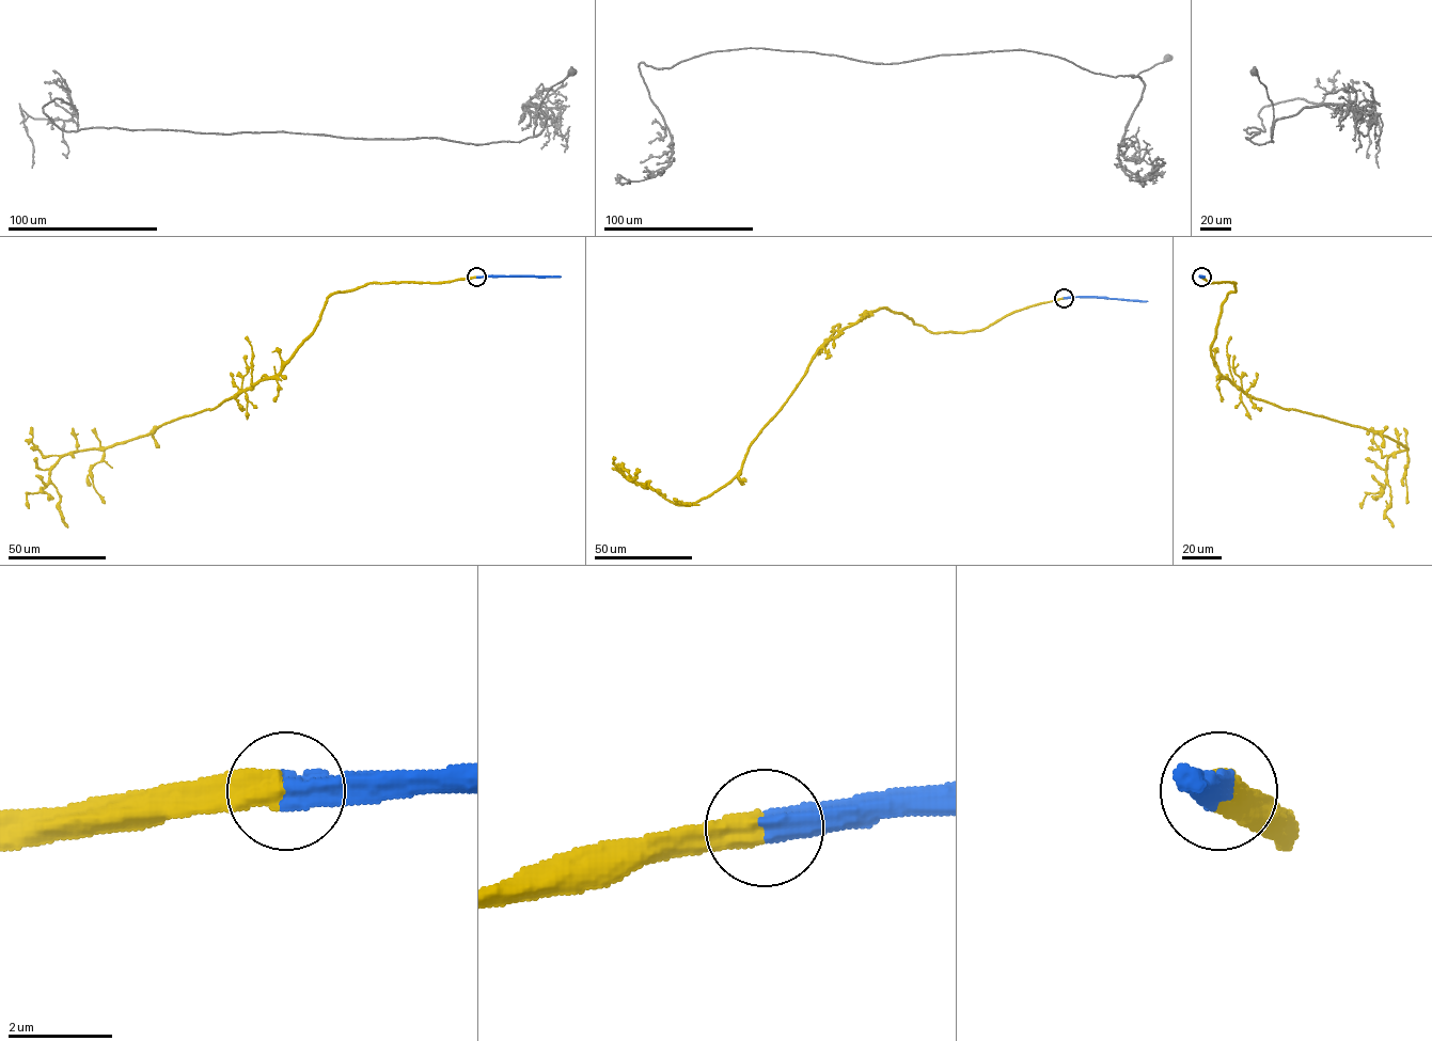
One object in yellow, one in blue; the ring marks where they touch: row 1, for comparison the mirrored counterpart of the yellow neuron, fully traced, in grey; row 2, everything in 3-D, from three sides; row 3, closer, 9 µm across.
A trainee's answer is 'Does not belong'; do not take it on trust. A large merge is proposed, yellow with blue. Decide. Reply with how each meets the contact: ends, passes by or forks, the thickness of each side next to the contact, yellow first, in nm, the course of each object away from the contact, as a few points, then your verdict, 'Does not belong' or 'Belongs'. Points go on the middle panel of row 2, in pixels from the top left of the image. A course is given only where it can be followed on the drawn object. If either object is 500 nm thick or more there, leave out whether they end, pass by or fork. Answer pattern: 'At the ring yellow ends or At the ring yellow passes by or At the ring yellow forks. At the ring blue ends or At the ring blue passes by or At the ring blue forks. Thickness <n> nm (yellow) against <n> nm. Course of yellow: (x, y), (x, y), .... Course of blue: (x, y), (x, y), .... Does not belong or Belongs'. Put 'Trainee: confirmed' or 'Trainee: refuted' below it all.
Thickness 550 nm (yellow) against 480 nm. Course of yellow: (1064, 298), (968, 331), (932, 332), (875, 310), (819, 349), (732, 478), (686, 505), (636, 484), (655, 490). Course of blue: (1064, 298), (1147, 301). Belongs
Trainee: refuted

